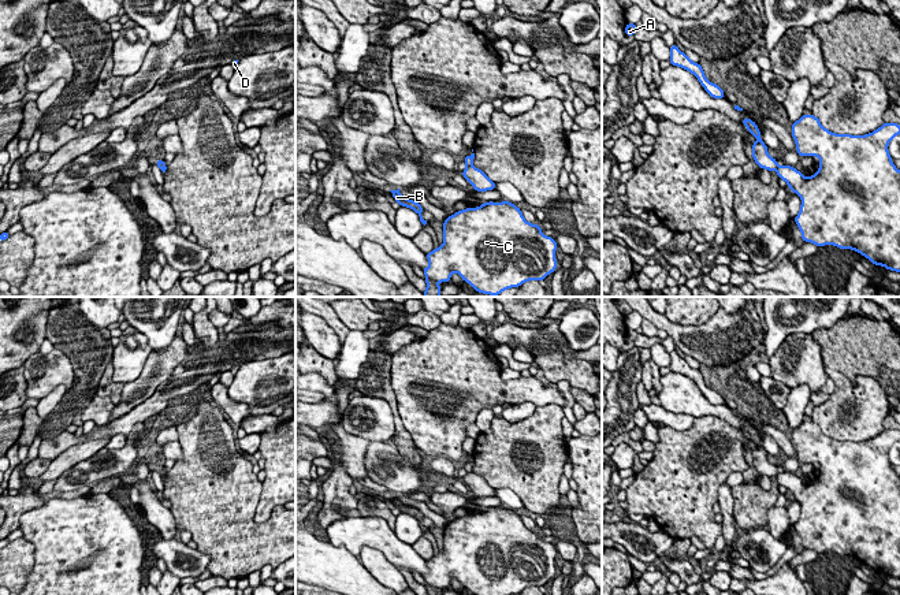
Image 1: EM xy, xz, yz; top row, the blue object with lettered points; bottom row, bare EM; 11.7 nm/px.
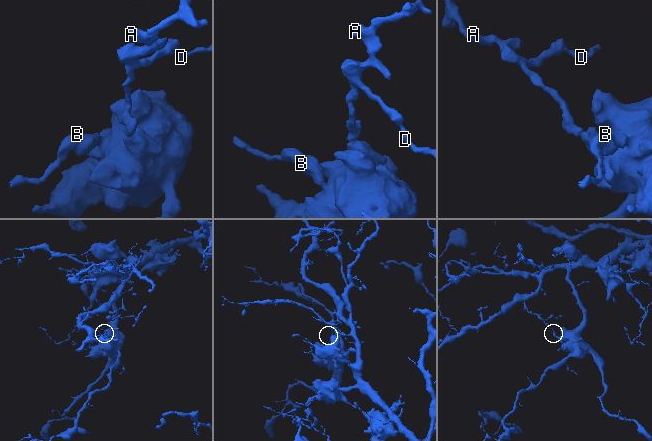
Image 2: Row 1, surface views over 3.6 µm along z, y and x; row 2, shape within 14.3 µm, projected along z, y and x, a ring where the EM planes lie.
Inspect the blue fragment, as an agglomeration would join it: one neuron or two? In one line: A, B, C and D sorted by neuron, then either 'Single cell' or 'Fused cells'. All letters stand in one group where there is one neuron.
Groups: A D / B C. Fused cells

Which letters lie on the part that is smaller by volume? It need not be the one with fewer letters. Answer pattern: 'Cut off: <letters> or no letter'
Cut off: A, D

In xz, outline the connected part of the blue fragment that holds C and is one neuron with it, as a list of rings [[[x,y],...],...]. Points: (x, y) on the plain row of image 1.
[[[509,507],[484,509],[477,514],[455,518],[443,529],[443,551],[427,559],[429,572],[423,574],[427,595],[450,588],[457,579],[473,595],[512,595],[528,587],[544,587],[557,576],[557,548],[542,539],[539,531],[528,529],[520,514]]]

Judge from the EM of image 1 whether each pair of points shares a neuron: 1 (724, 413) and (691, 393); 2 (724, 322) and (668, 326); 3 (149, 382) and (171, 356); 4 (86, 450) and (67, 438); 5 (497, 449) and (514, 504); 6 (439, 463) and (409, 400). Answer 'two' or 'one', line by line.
1: one
2: one
3: one
4: two
5: two
6: two

